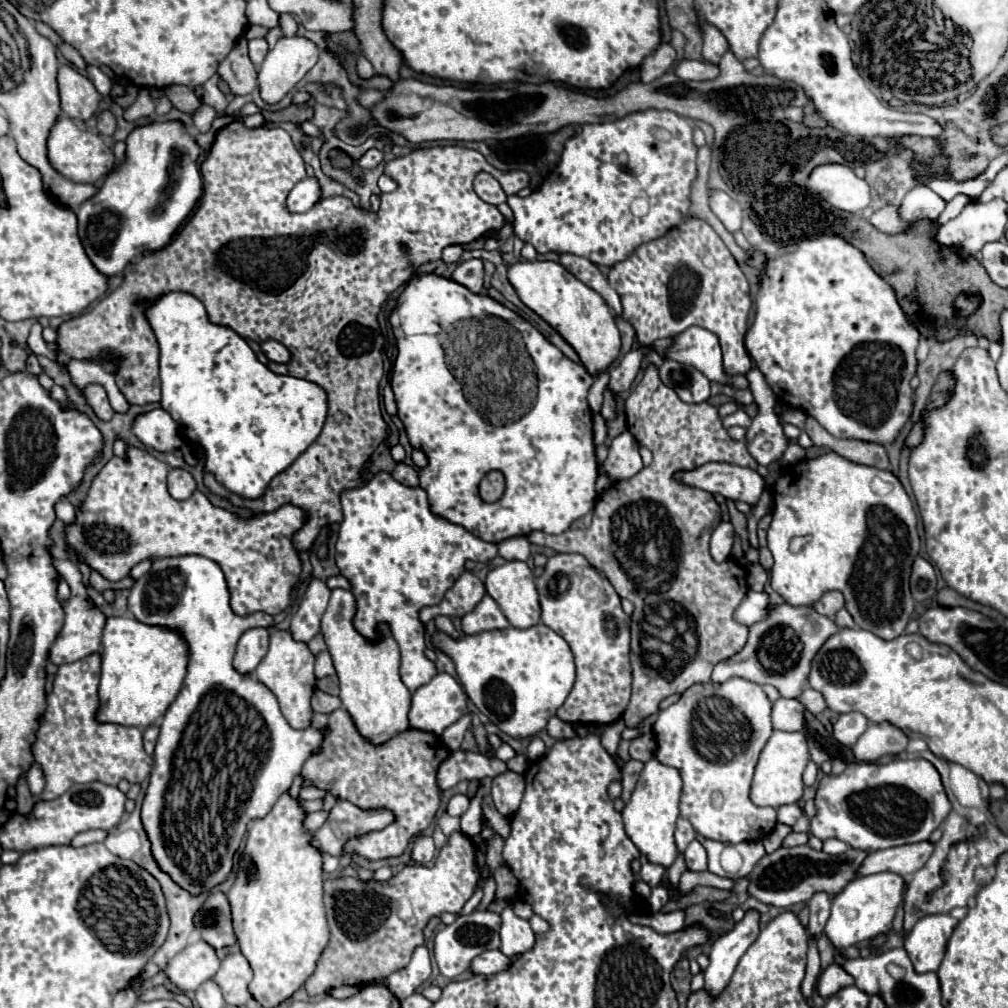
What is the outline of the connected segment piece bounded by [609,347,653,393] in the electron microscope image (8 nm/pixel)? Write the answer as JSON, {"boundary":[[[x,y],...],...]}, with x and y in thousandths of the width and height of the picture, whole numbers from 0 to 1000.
{"boundary":[[[634,344],[634,346],[628,346],[628,348],[624,348],[620,354],[618,354],[618,358],[612,362],[612,364],[608,364],[606,368],[604,368],[604,388],[606,390],[618,390],[618,388],[622,388],[624,384],[626,384],[626,380],[628,380],[628,376],[632,374],[632,370],[634,370],[634,360],[638,358],[638,354],[644,350],[644,348],[648,348],[646,344]]]}

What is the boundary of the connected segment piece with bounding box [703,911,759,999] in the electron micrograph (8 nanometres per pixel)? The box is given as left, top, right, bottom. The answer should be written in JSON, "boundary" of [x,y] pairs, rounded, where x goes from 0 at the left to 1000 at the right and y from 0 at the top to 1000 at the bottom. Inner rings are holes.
{"boundary":[[[741,904],[739,912],[729,918],[727,924],[711,930],[707,934],[707,941],[703,947],[703,959],[697,963],[699,967],[699,983],[705,991],[711,991],[715,983],[725,973],[725,967],[741,943],[741,939],[753,928],[753,908],[749,904]]]}

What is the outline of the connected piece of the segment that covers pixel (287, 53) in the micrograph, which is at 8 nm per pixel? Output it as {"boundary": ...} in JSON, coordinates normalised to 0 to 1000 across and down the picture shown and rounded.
{"boundary":[[[281,37],[275,41],[275,45],[265,53],[261,64],[257,66],[257,90],[259,90],[259,98],[265,104],[273,104],[277,102],[299,78],[301,74],[313,64],[316,57],[316,49],[301,37]]]}

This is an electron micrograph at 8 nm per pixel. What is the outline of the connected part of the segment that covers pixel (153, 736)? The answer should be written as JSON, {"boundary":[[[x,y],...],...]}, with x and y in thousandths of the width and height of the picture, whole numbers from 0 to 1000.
{"boundary":[[[150,719],[142,725],[142,739],[144,739],[144,745],[148,749],[152,749],[152,741],[154,741],[154,735],[156,735],[156,729],[158,729],[158,721],[156,719]]]}

